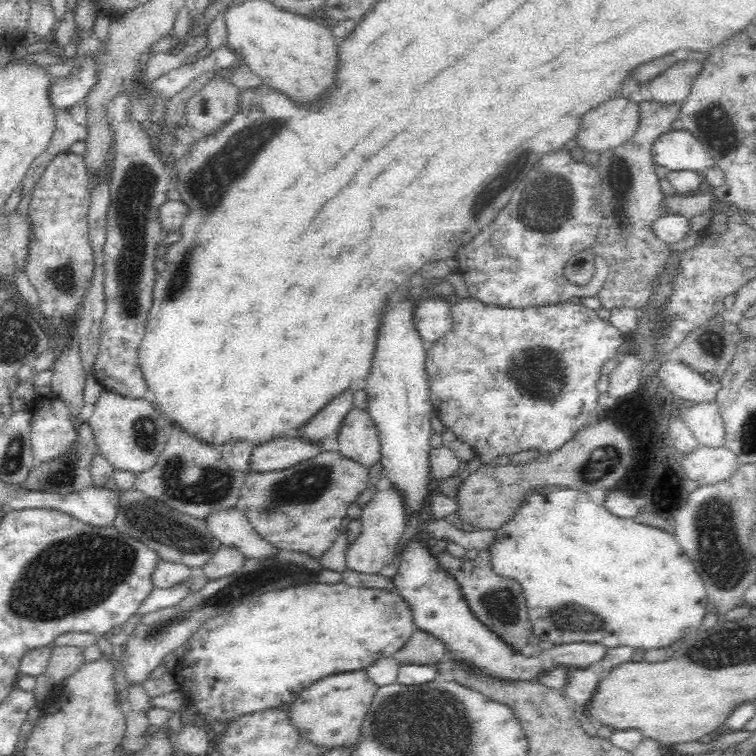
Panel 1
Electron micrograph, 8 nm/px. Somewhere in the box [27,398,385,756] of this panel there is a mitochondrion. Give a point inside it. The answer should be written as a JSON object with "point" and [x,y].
{"point":[144,517]}

